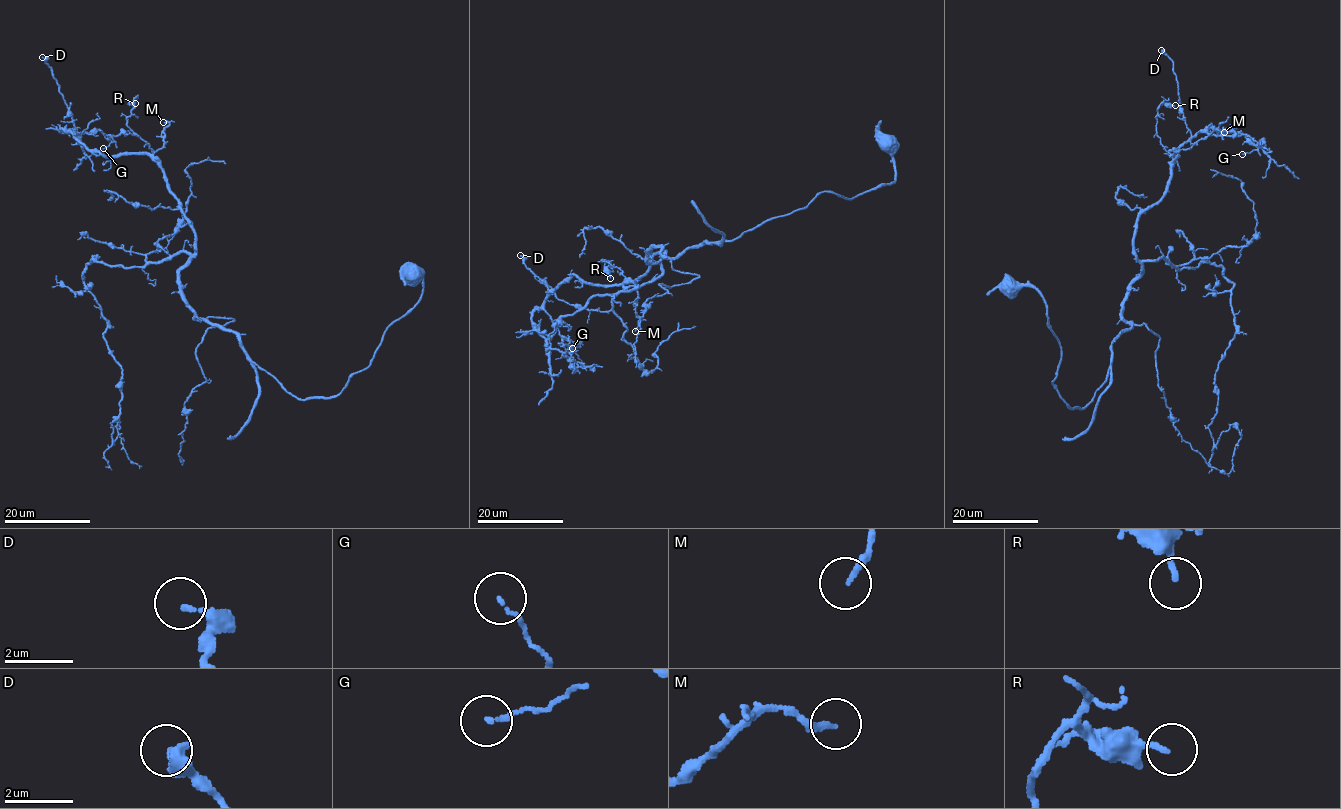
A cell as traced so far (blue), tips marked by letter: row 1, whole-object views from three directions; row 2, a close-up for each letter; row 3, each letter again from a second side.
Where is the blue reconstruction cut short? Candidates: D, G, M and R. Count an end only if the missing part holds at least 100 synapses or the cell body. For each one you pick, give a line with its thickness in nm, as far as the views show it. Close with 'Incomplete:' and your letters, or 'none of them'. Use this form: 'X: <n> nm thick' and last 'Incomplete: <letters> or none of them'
Incomplete: none of them

